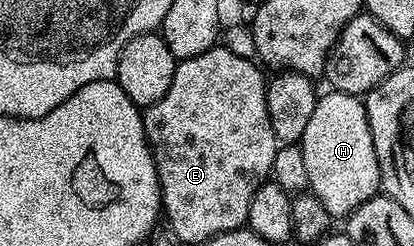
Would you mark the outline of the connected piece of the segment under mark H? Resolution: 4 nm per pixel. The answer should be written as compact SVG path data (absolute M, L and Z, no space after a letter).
M323 93L319 97L316 109L312 112L312 120L308 120L308 128L304 128L300 145L308 167L309 193L319 198L330 215L342 220L356 208L360 208L360 204L364 204L379 193L382 177L376 148L372 144L372 128L370 118L366 115L365 101L357 94L329 93Z

